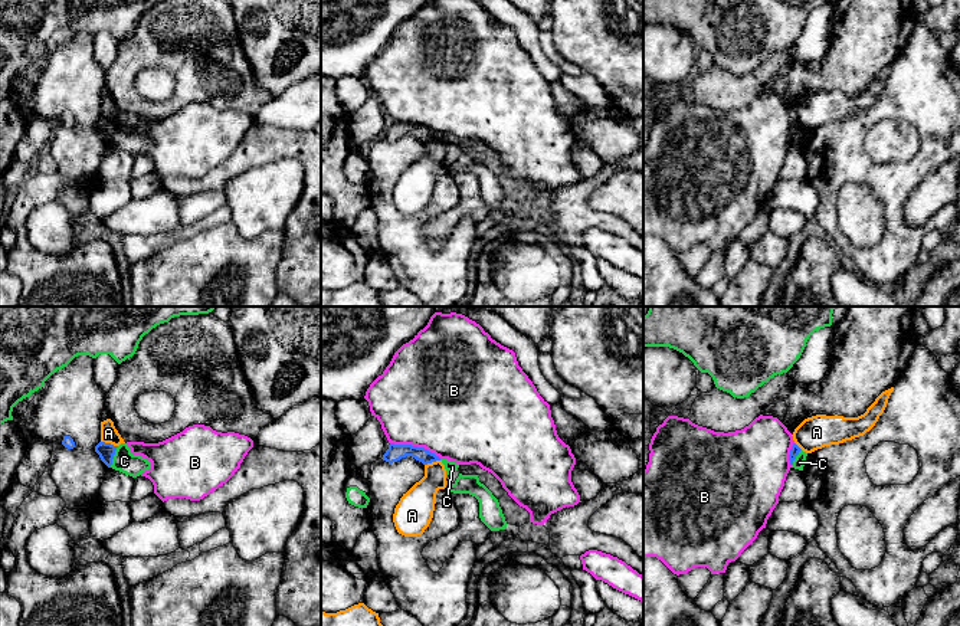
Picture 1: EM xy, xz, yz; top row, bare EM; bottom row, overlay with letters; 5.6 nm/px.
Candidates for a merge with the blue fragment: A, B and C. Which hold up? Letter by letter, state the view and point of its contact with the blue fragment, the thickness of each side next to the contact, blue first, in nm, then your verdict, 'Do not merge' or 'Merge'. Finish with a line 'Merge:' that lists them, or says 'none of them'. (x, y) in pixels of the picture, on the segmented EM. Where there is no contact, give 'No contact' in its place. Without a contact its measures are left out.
A: Touches blue at xy (110, 443). Thickness 90 nm (blue) against 100 nm. Do not merge
B: Touches blue at xz (416, 446). Thickness 90 nm (blue) against 500 nm. Do not merge
C: Touches blue at xy (112, 456). Thickness 90 nm (blue) against 120 nm. Do not merge
Merge: none of them

